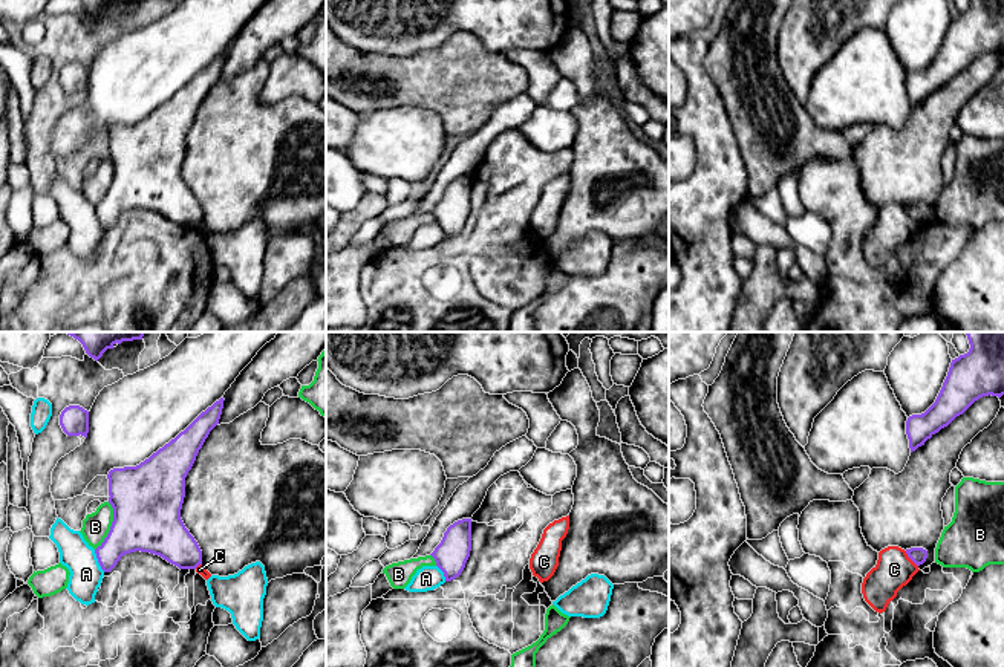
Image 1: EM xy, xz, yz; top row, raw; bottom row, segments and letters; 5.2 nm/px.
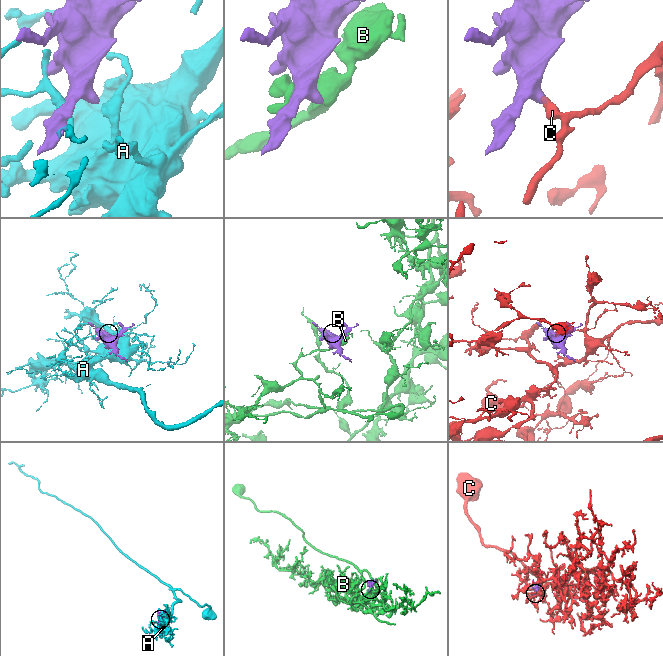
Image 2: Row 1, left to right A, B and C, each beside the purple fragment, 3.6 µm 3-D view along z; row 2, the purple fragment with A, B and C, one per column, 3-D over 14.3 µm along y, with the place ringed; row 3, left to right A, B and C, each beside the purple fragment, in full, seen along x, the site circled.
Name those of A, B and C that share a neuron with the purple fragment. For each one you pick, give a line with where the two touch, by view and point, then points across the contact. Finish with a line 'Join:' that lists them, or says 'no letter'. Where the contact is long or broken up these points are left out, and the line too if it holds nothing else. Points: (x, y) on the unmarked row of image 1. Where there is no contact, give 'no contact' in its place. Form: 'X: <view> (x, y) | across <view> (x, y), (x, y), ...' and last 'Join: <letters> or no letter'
Join: no letter

